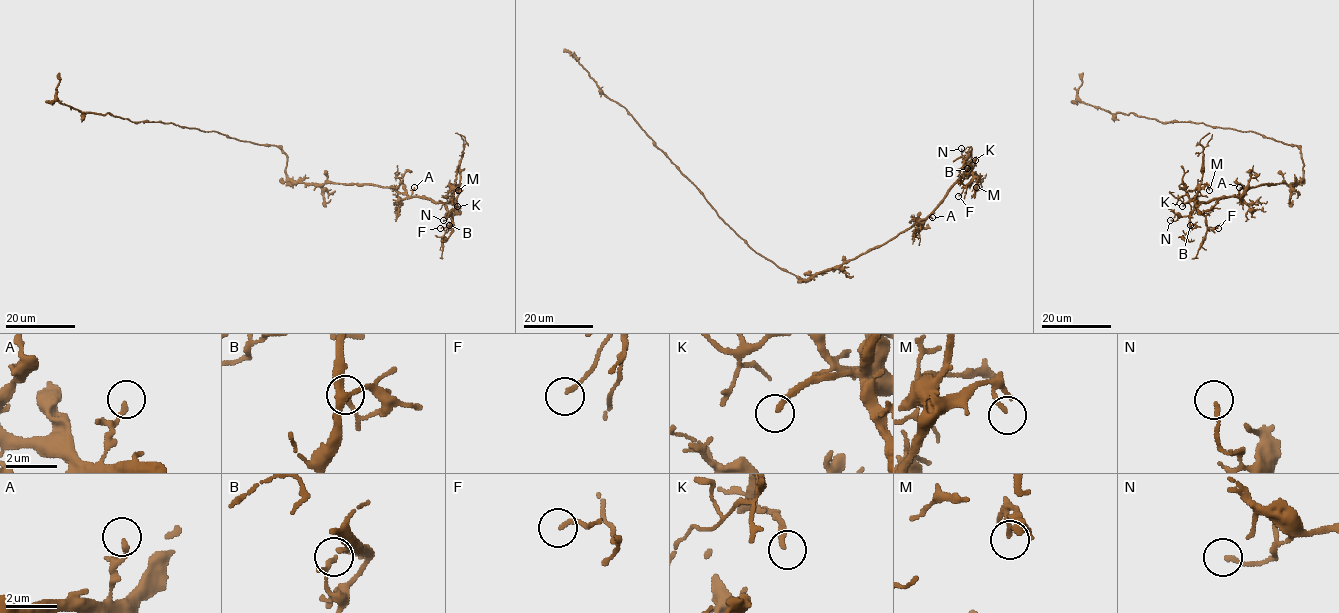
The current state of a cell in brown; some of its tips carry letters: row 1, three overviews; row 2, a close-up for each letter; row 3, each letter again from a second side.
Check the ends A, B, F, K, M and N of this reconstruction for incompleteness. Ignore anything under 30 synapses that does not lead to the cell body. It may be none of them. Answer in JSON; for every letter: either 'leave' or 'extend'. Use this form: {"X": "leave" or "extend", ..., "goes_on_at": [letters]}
{"A": "leave", "B": "leave", "F": "leave", "K": "extend", "M": "leave", "N": "leave", "goes_on_at": ["K"]}

